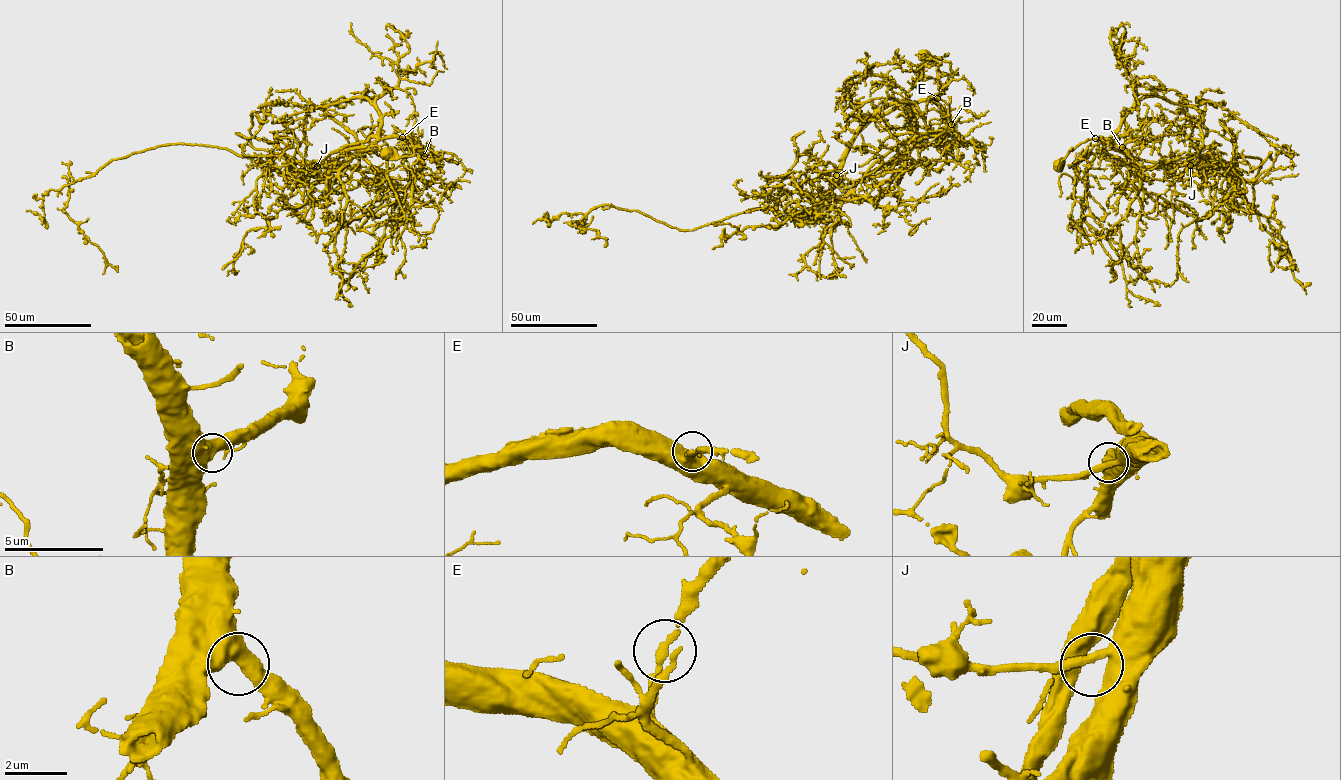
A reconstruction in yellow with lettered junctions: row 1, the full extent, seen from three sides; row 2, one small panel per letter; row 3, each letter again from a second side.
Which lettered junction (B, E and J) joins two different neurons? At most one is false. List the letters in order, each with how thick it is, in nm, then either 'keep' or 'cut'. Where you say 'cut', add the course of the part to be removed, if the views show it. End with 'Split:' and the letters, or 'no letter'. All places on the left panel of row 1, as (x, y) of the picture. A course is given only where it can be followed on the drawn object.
B: 600 nm thick; keep
E: 200 nm thick; keep
J: 320 nm thick; keep
Split: no letter

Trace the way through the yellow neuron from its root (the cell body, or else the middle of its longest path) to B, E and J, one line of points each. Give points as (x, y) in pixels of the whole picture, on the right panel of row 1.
B: (1060, 165), (1070, 150), (1088, 139), (1105, 138), (1122, 147)
E: (1060, 165), (1071, 149), (1095, 138)
J: (1060, 165), (1071, 149), (1088, 139), (1099, 138), (1108, 154), (1133, 165), (1190, 165)

